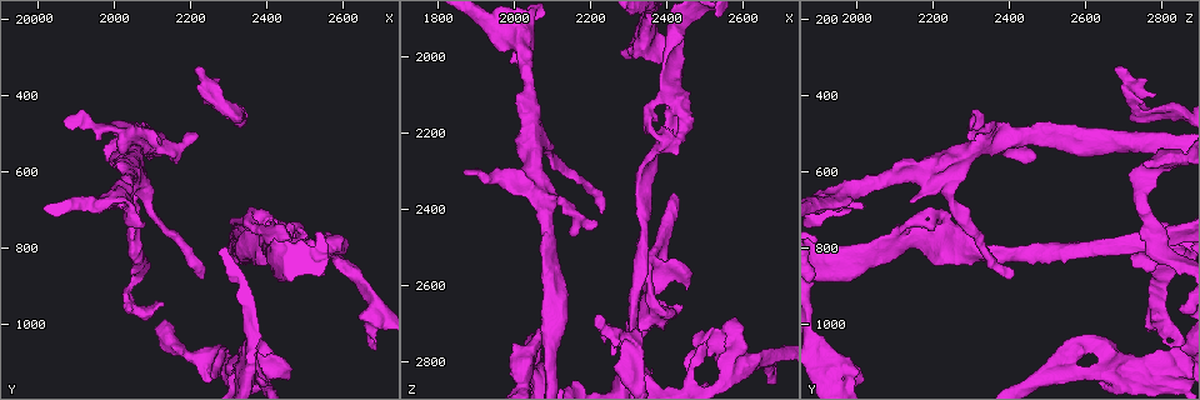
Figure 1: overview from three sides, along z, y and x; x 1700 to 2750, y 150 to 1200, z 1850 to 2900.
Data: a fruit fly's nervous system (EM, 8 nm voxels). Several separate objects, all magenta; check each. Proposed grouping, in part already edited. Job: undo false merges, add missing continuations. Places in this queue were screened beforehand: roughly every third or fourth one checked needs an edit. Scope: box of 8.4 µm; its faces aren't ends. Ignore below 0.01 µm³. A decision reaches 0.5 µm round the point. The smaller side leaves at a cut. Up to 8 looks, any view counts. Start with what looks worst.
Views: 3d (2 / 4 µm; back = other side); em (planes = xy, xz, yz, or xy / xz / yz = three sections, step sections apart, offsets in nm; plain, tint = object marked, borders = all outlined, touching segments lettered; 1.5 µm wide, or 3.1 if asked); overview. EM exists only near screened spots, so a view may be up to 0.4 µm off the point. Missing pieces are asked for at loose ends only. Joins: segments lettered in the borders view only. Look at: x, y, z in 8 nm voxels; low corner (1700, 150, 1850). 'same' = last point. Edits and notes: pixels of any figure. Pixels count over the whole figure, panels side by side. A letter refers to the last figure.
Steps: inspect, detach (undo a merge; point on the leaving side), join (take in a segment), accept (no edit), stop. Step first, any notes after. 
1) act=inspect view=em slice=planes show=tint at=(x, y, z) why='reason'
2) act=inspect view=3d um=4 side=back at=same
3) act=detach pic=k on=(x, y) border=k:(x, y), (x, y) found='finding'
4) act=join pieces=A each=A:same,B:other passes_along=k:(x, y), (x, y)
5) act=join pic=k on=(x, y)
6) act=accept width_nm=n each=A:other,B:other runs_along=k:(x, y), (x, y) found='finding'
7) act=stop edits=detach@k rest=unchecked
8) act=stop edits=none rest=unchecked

act=inspect view=em slice=planes show=borders at=(2215, 335, 2675) why='branch stops here'

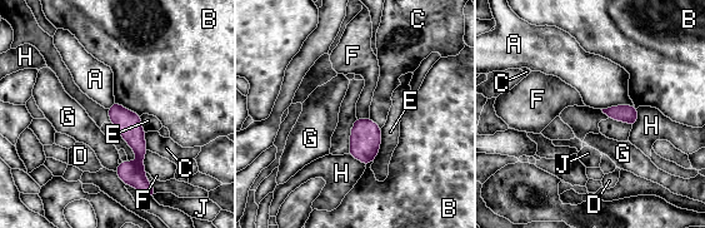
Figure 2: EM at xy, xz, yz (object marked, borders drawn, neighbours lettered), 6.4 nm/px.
act=accept each=A:other,B:other,C:other,D:other,E:other,F:other,G:other,H:other,J:other border=2:(148, 149), (144, 157), (145, 172) found='no lettered segment goes on from it'

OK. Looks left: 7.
act=inspect view=3d um=4 at=(1875, 480, 2300) why='an open end'

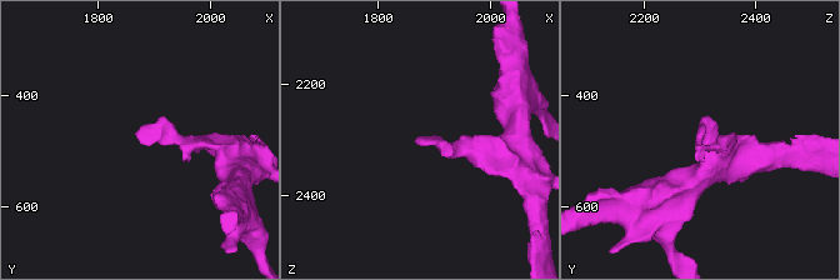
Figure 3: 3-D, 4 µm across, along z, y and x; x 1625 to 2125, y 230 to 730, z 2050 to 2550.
act=inspect view=em slice=planes show=plain at=(1875, 480, 2305)

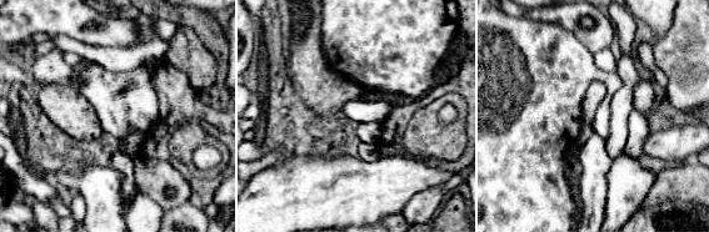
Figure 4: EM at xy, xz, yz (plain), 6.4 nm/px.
act=inspect view=em slice=planes show=borders at=same

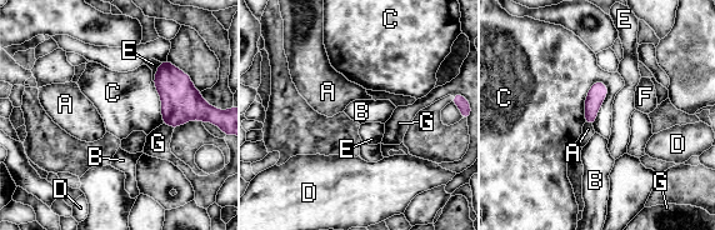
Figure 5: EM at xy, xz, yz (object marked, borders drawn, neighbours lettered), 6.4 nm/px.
act=accept each=A:other,B:other,C:other,D:other,E:other,F:other,G:other found='no lettered segment goes on from it'

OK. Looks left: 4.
act=inspect view=3d um=2 at=(2025, 665, 1975) why='arms part here'

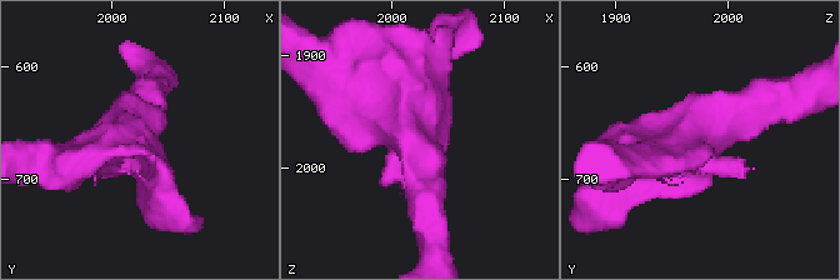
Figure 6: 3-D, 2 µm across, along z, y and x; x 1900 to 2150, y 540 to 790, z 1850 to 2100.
act=inspect view=em slice=xy step=8 show=tint at=(2020, 668, 1972) arms=3 arm_widths_nm=200,240,280

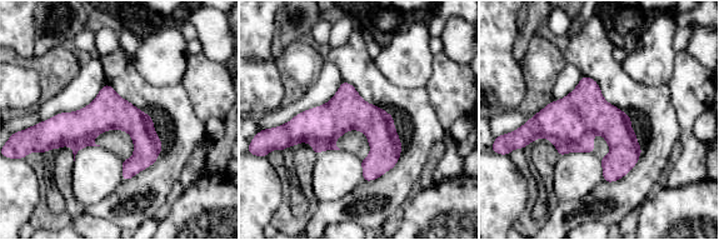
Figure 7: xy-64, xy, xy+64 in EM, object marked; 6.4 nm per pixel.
act=inspect view=em slice=planes show=borders at=same why='another direction'

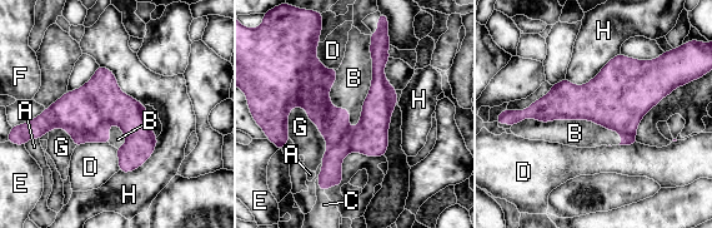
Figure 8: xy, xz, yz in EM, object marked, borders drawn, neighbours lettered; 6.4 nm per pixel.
act=accept each=A:other,B:other,C:other,D:other,E:other,F:other,G:other,H:other found='continuous, no second neuron'

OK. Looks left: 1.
act=stop edits=none rest=unchecked

